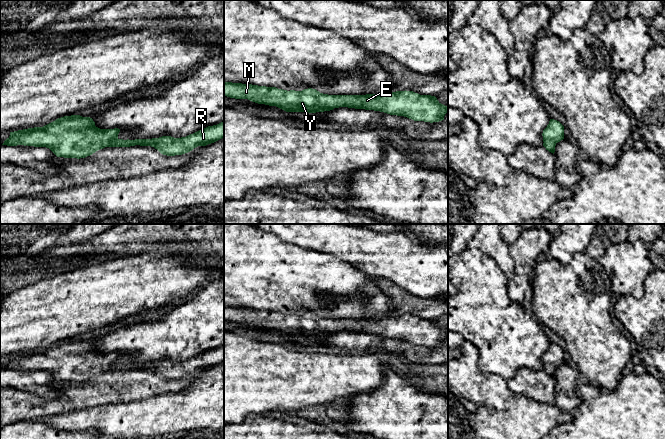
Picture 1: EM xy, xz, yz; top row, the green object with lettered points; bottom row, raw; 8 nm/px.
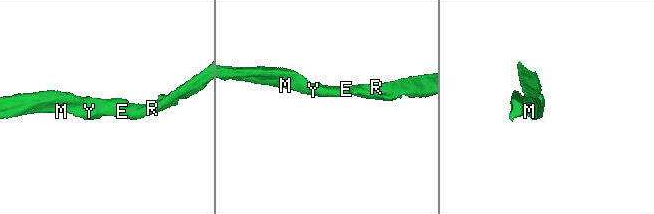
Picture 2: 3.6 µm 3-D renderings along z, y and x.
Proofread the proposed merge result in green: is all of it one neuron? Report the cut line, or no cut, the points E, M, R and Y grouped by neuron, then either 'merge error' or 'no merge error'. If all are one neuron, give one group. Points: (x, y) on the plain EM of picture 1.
cut none; groups E M R Y; no merge error

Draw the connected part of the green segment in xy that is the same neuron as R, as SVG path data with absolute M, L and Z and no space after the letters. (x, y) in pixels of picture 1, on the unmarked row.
M80 339L64 340L43 350L10 356L10 360L2 369L7 370L34 370L49 372L57 381L64 382L85 382L96 375L105 371L130 371L135 369L151 370L157 373L161 378L167 380L182 379L192 375L198 370L206 370L224 362L224 346L217 349L208 350L186 361L174 362L171 360L162 360L152 363L123 364L118 362L120 353L100 353L95 350L95 346L90 341Z

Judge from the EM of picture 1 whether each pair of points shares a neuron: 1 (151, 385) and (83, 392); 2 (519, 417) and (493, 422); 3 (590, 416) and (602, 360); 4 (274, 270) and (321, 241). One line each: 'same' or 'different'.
1: same
2: same
3: different
4: different

